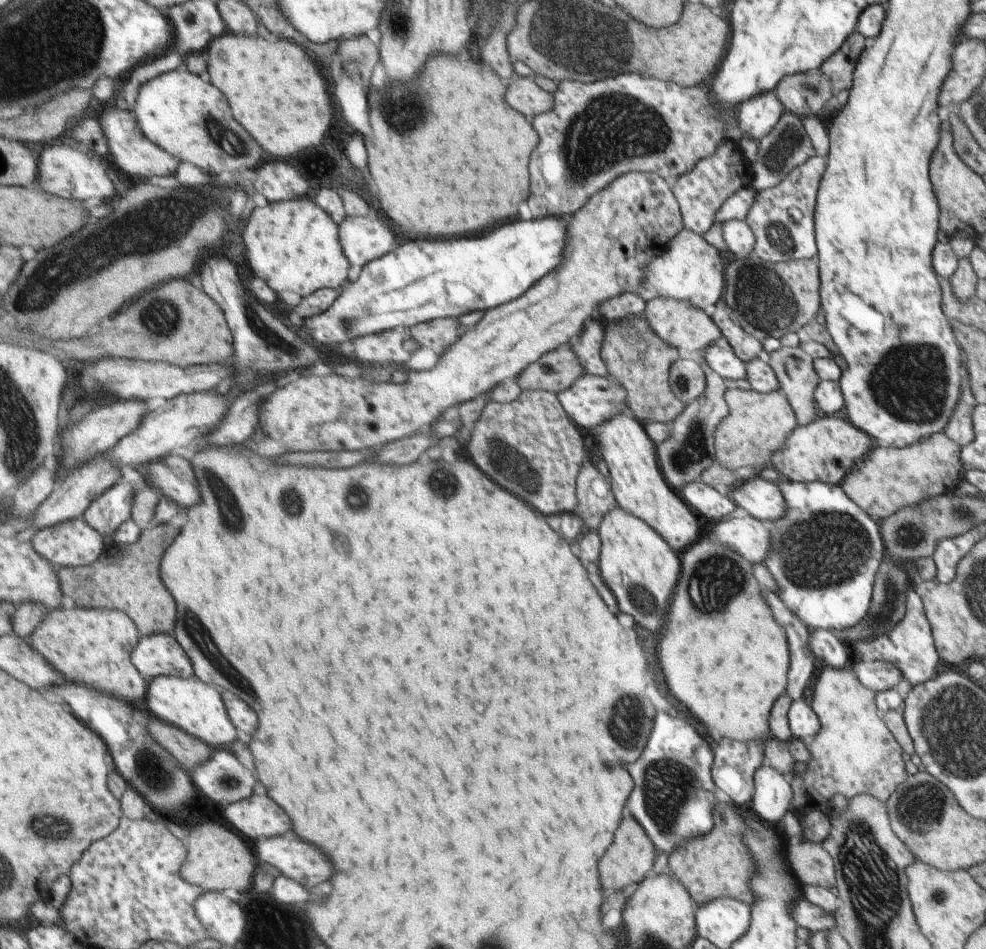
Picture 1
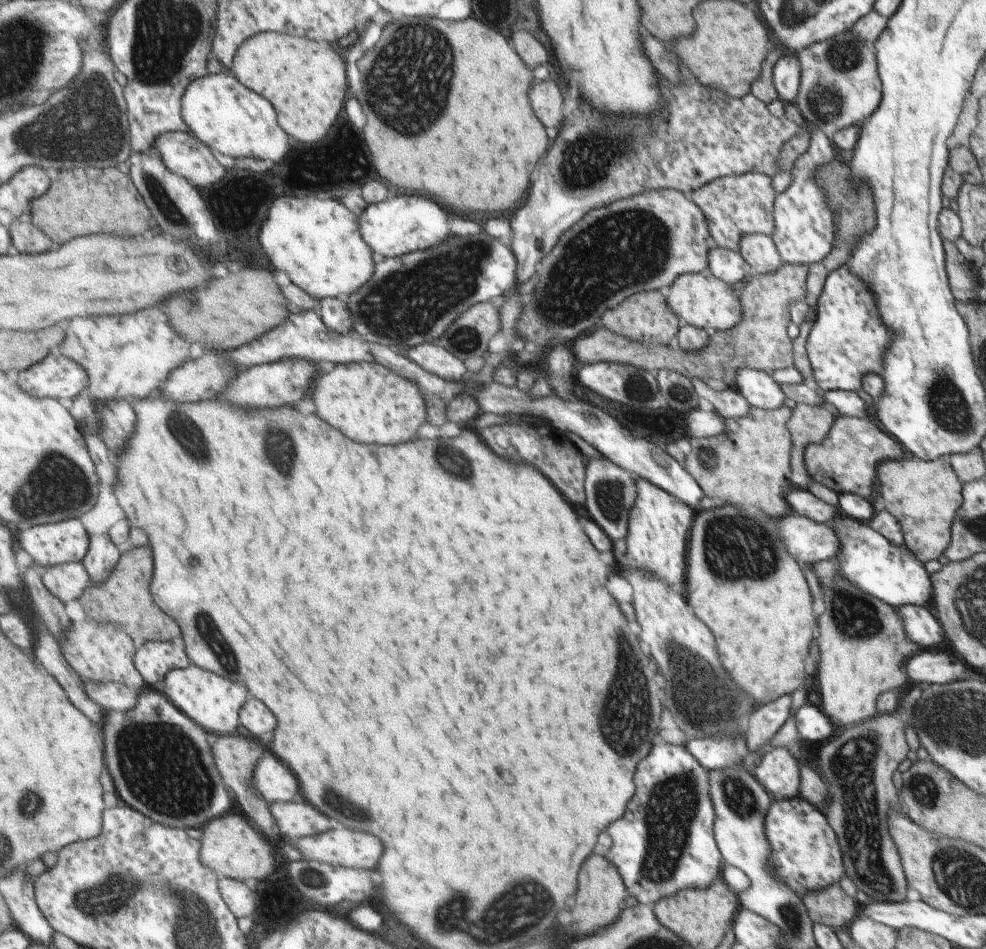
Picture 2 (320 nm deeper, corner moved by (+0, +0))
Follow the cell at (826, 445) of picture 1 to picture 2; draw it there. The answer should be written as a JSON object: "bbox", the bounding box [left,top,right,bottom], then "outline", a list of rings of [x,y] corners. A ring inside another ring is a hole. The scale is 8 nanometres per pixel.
{"bbox":[803,416,903,500],"outline":[[[836,416],[819,444],[807,444],[803,450],[803,468],[814,482],[841,493],[855,494],[868,500],[873,490],[875,466],[881,460],[899,460],[903,457],[897,440],[879,430],[871,420],[851,416]]]}

